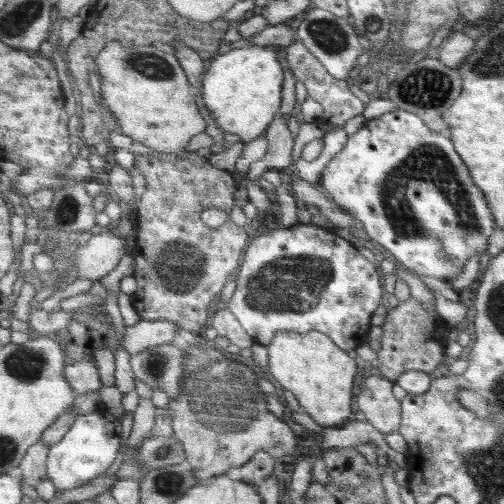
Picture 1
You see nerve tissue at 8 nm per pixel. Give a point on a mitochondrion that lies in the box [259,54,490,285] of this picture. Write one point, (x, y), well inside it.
(425, 166)

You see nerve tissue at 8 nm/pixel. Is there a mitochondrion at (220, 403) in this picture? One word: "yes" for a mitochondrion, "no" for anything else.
yes

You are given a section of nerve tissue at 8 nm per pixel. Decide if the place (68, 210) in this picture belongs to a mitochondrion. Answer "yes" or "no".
yes

